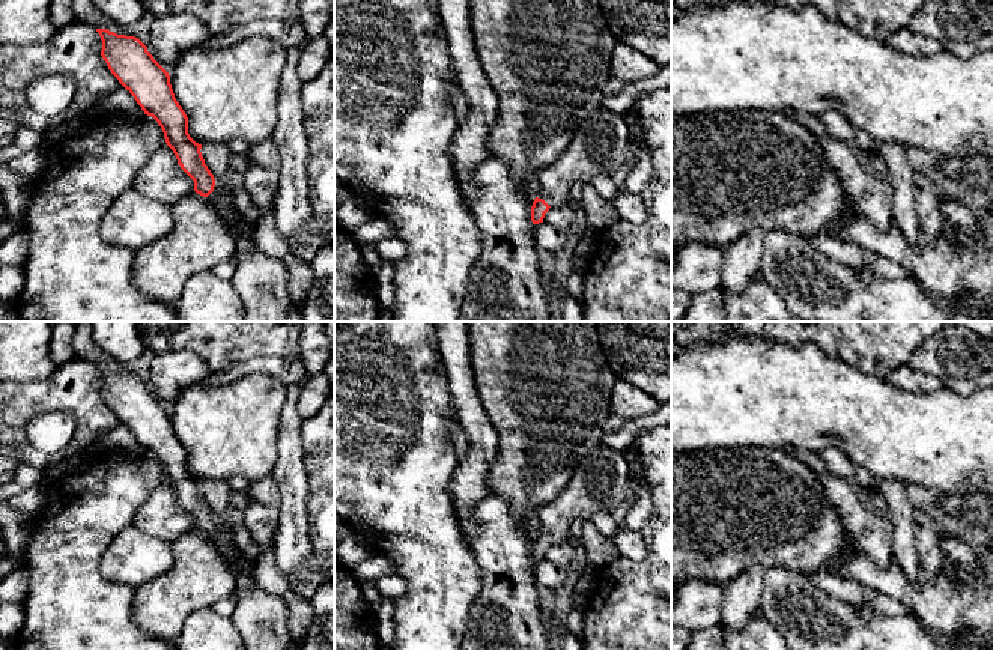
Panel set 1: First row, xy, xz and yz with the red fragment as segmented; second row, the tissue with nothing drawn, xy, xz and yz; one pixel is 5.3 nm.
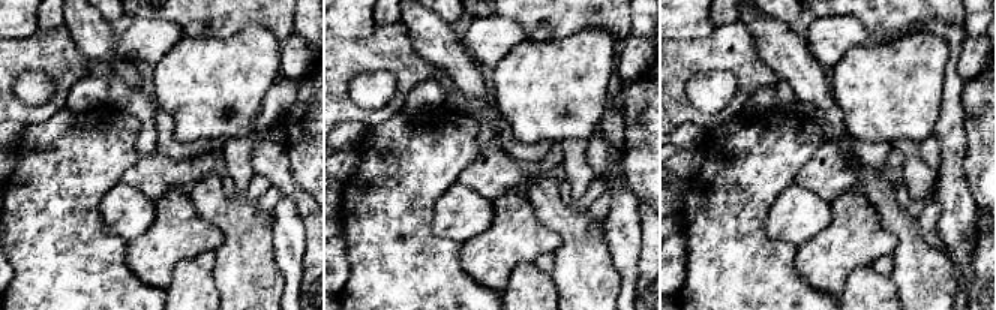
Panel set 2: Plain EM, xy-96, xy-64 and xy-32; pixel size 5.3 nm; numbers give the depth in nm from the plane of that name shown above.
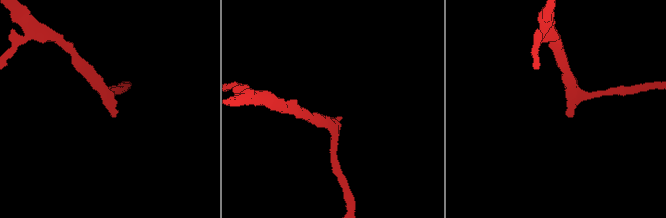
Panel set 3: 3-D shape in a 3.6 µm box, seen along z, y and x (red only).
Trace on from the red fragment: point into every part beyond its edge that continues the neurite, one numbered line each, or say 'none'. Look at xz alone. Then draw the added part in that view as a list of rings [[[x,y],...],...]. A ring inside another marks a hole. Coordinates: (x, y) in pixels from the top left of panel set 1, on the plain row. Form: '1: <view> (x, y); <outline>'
1: xz (599, 482); [[[597,445],[575,468],[566,488],[533,513],[536,534],[549,543],[570,540],[573,519],[591,521],[599,510],[623,503],[630,466],[624,451]]]

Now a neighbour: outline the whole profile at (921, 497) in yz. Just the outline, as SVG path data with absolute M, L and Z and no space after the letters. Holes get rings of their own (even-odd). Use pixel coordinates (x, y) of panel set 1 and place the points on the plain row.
M904 483L906 495L915 509L930 509L946 494L916 483Z

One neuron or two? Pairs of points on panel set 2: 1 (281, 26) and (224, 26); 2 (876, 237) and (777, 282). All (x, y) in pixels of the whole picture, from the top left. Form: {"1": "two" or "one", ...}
{"1": "one", "2": "two"}

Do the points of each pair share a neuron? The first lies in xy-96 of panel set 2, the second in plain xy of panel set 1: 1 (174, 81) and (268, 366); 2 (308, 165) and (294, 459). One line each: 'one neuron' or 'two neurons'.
1: two neurons
2: two neurons

